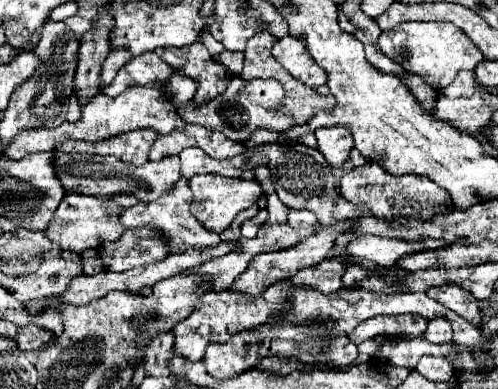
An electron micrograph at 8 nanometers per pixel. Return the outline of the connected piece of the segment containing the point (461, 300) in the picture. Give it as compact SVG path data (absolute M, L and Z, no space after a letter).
M440 285L440 287L432 287L430 291L426 291L428 297L432 297L434 301L442 303L444 307L452 309L456 315L464 317L466 321L480 325L482 323L482 311L478 307L478 301L474 297L470 297L470 293L466 293L464 289L460 289L458 285Z

